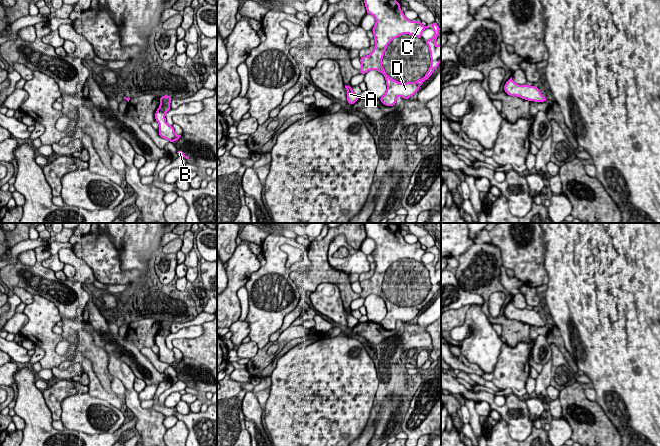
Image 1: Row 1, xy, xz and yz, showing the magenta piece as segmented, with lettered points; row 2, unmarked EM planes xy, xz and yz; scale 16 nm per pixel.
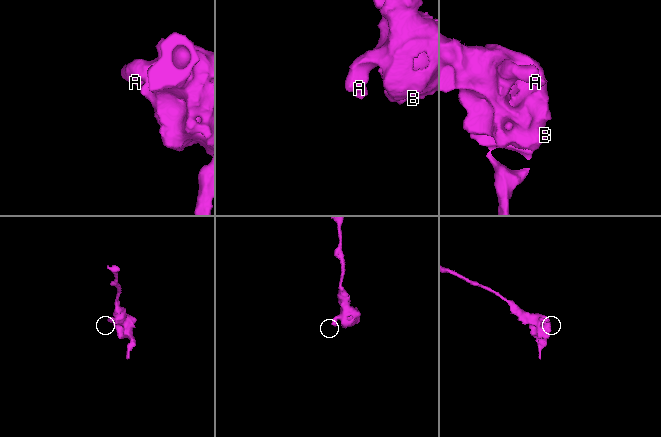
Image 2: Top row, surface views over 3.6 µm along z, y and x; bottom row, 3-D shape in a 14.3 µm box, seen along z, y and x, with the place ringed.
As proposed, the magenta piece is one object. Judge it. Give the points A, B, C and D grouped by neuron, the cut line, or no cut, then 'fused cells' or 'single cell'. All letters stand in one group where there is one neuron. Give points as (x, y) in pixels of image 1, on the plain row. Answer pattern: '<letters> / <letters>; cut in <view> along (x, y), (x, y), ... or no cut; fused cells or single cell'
A B C D; no cut; single cell

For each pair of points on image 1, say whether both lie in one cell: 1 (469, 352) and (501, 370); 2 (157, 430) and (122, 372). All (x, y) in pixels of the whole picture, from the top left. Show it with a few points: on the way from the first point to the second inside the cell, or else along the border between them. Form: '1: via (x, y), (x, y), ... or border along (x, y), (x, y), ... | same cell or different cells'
1: border along (503, 344), (492, 372) | different cells
2: via (144, 416), (135, 407), (131, 399), (129, 386) | same cell

